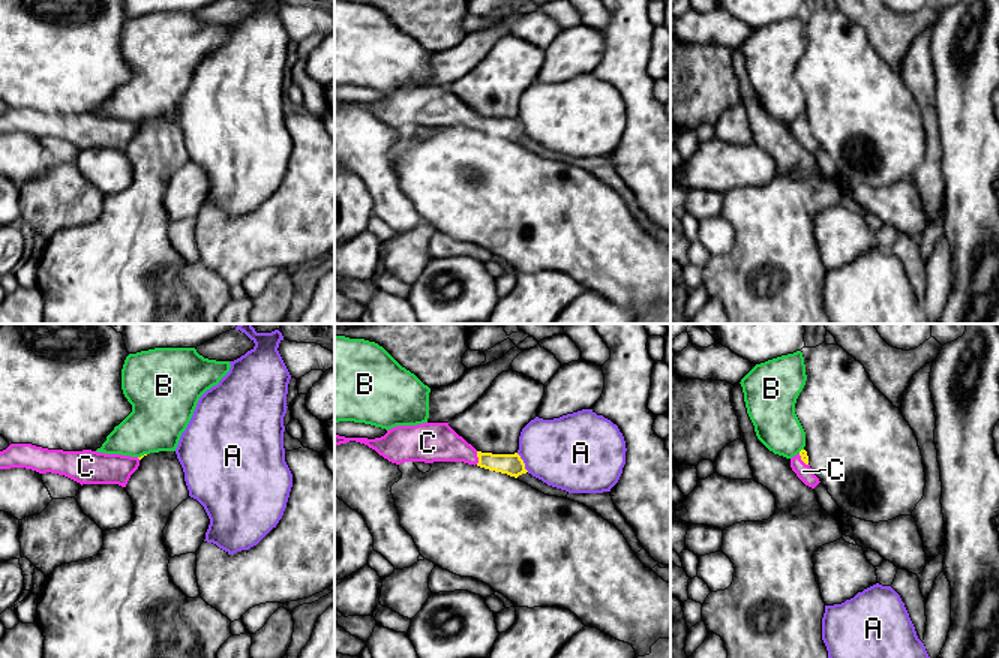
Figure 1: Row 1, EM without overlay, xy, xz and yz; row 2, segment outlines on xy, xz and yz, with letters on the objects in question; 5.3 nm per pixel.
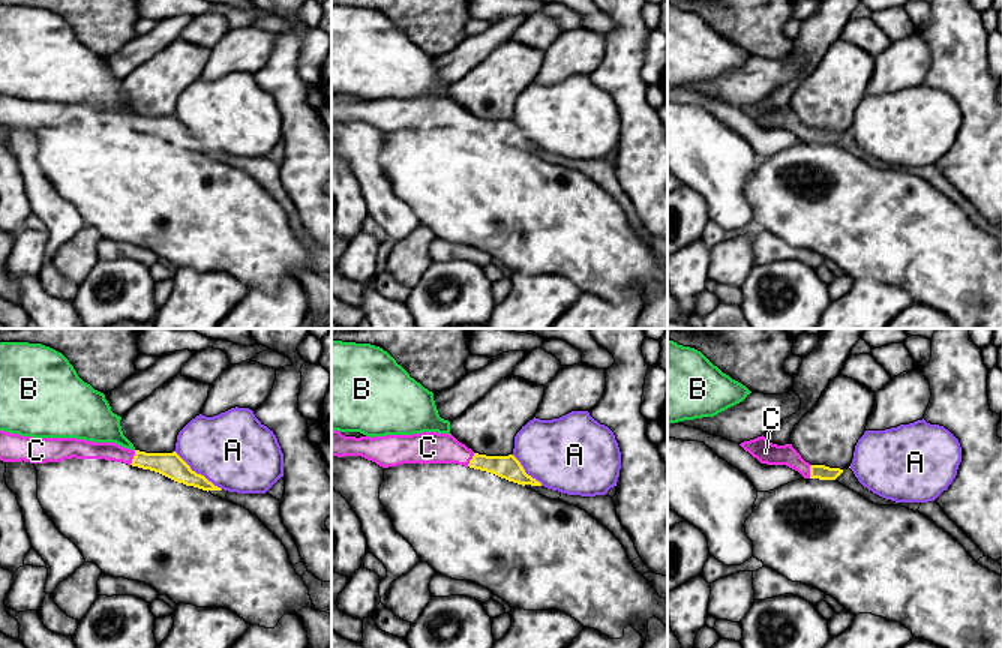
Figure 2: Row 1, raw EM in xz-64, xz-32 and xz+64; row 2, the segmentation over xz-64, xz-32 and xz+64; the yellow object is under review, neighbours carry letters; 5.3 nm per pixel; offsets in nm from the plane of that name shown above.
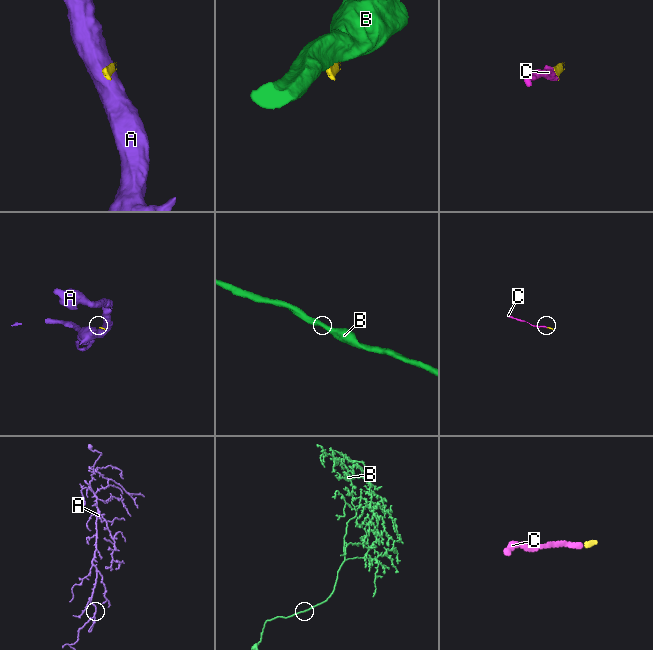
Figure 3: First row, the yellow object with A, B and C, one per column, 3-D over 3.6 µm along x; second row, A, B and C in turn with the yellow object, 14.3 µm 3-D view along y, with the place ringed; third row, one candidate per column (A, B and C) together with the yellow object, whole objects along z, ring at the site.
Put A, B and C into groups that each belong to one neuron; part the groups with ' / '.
A / B / C

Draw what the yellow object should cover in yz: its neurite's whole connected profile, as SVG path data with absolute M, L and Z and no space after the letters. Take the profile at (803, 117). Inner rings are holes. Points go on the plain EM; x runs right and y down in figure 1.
M801 114L790 123L790 132L806 150L814 153L820 147L808 129L808 120L806 114Z

